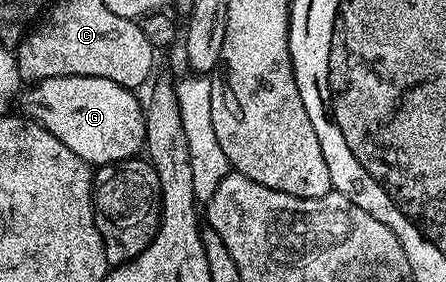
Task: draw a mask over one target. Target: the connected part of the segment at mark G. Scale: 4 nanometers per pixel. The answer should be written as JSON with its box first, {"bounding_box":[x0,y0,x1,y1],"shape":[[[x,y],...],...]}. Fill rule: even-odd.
{"bounding_box":[19,76,145,167],"shape":[[[55,76],[42,82],[32,83],[22,89],[19,94],[20,113],[30,122],[37,122],[51,136],[63,140],[75,156],[79,156],[90,167],[110,166],[113,162],[126,162],[142,153],[145,144],[145,112],[143,102],[136,98],[134,91],[127,86],[115,84],[115,80],[107,80],[99,76]]]}

